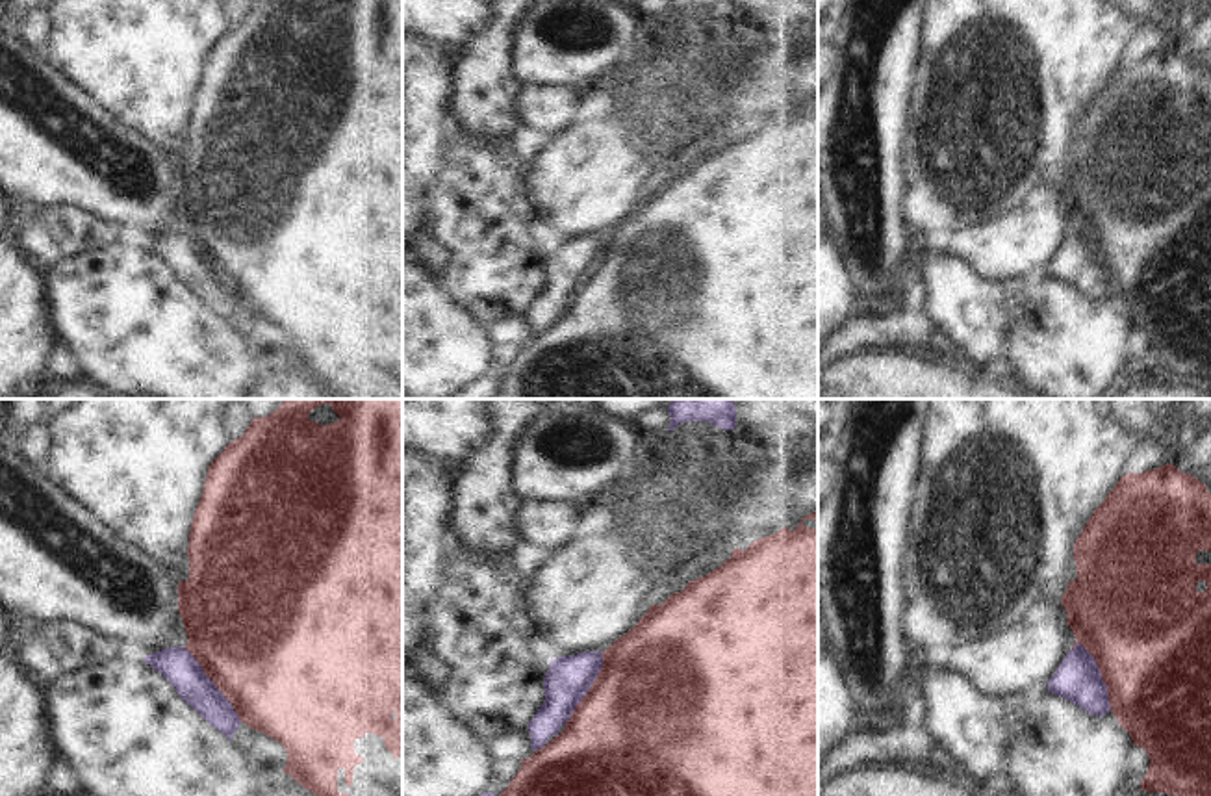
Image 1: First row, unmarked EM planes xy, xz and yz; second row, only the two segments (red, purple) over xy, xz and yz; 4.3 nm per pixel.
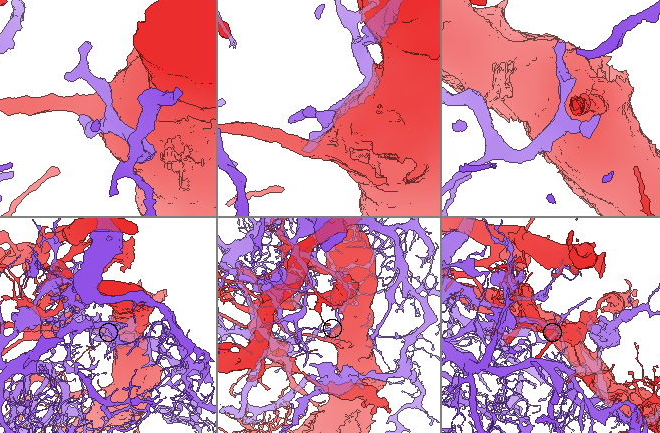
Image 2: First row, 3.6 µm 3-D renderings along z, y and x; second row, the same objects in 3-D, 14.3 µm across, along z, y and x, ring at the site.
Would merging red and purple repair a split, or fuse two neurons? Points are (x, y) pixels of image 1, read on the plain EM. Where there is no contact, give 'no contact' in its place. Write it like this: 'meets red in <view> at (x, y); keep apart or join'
meets red in yz at (1102, 260); keep apart

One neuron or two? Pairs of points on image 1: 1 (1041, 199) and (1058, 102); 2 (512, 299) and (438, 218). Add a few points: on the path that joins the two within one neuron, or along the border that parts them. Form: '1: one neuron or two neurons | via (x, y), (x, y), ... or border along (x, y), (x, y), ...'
1: two neurons | border along (1041, 184), (1007, 212)
2: one neuron | via (496, 279), (458, 238)

